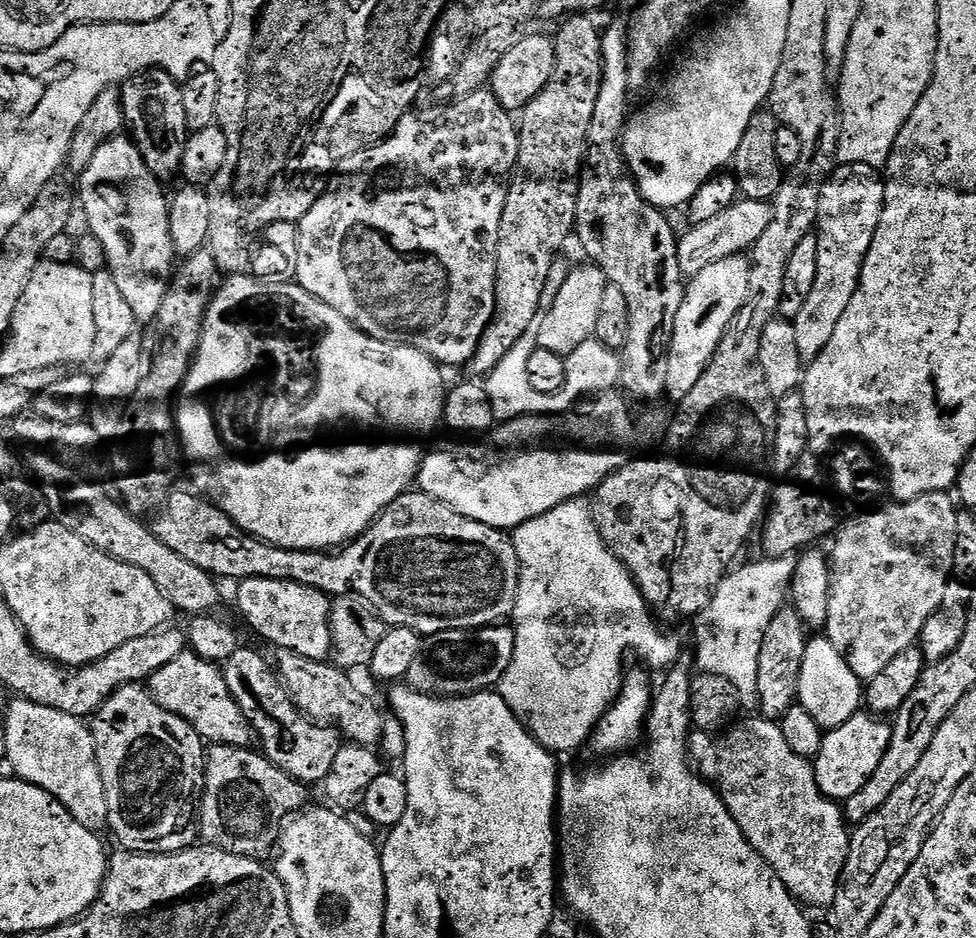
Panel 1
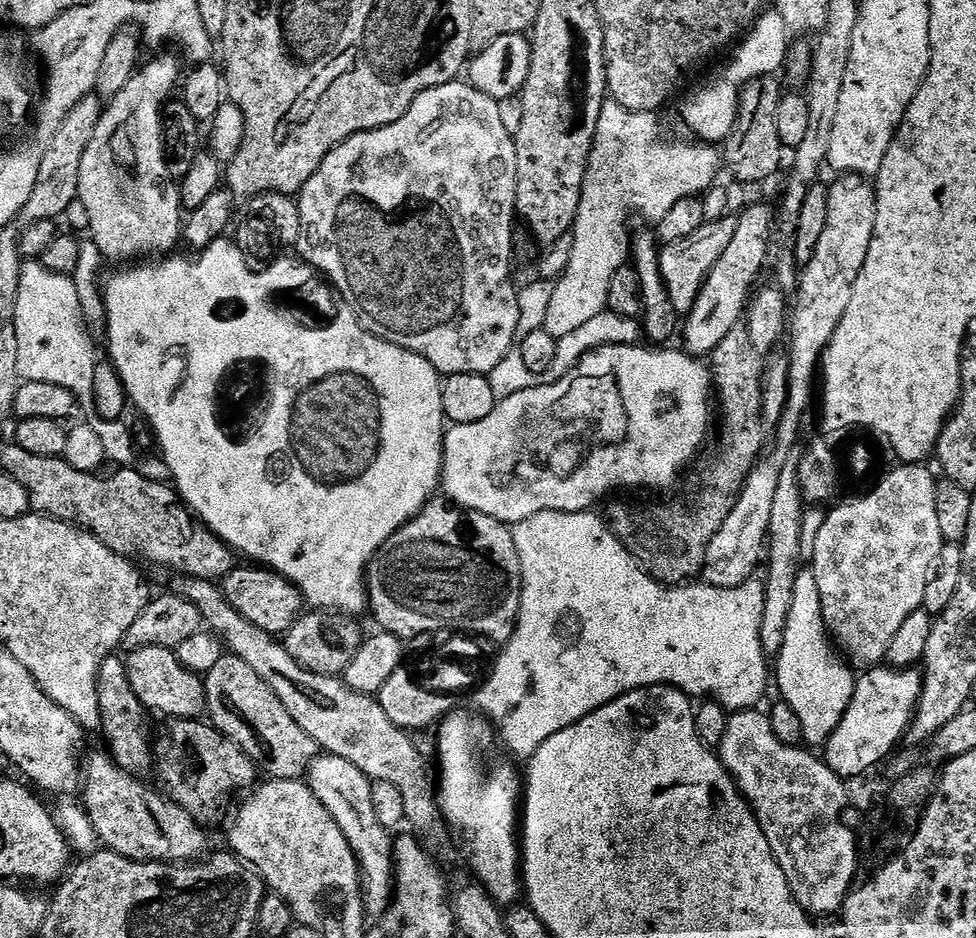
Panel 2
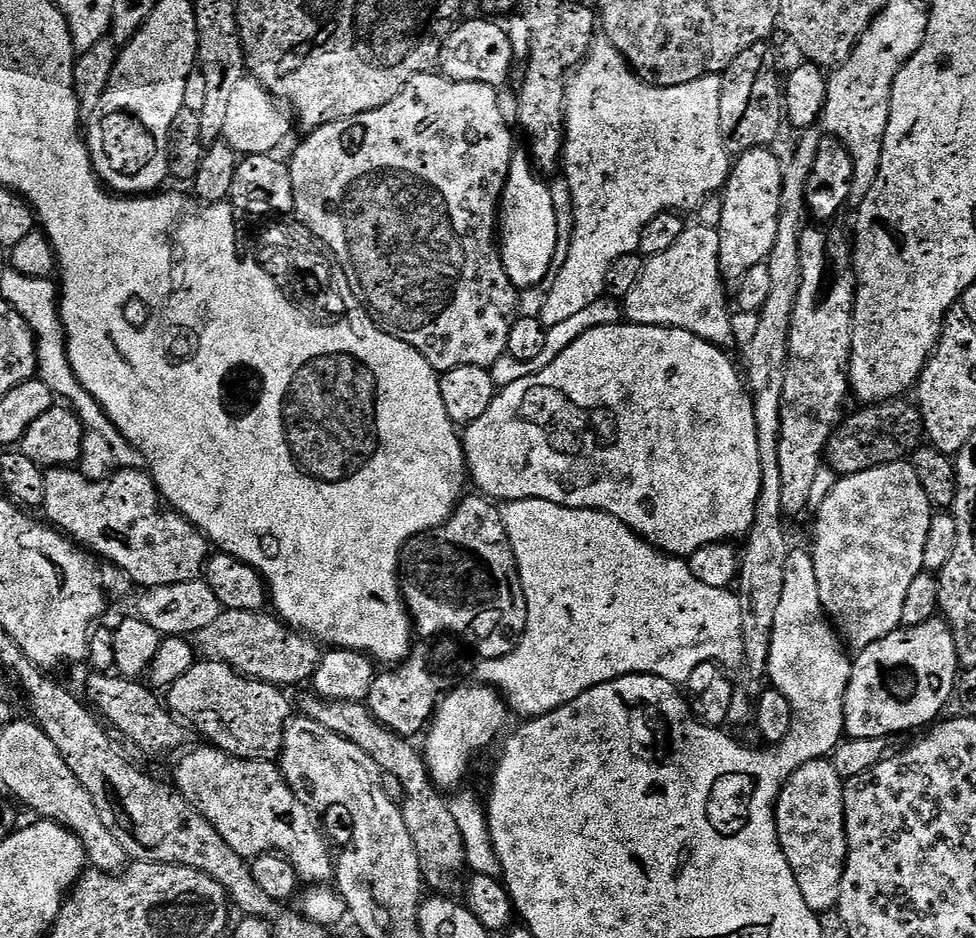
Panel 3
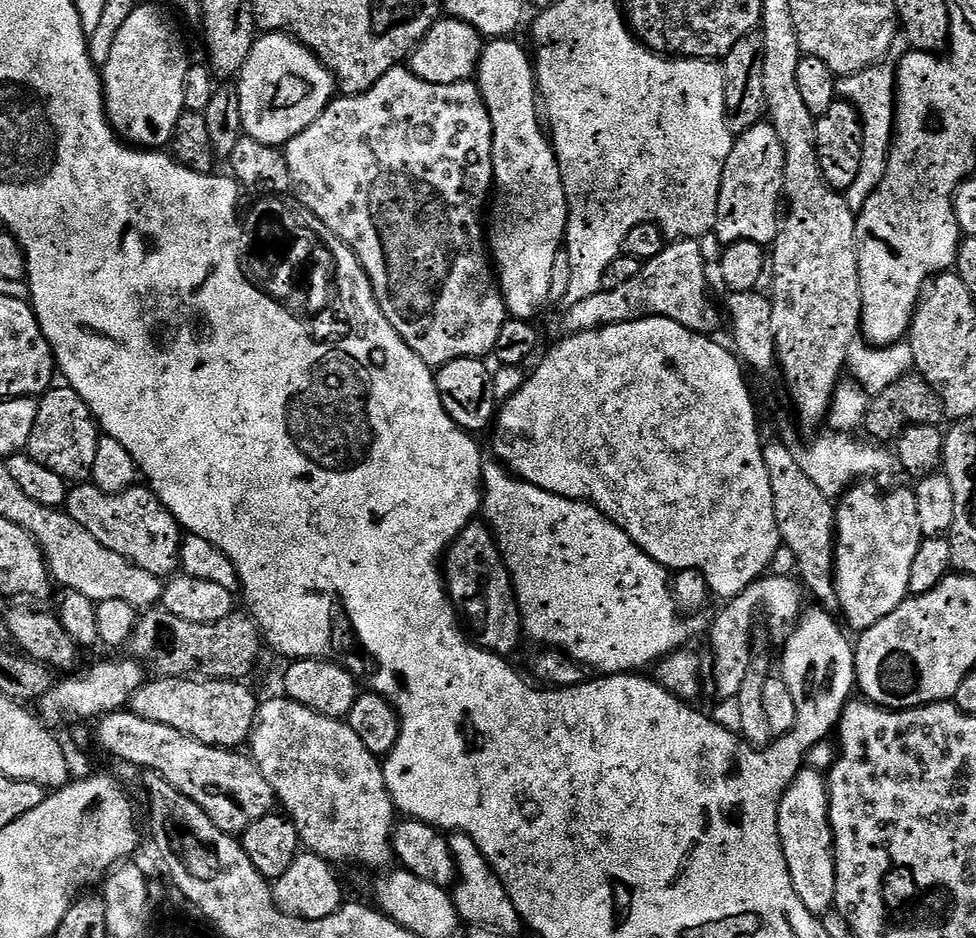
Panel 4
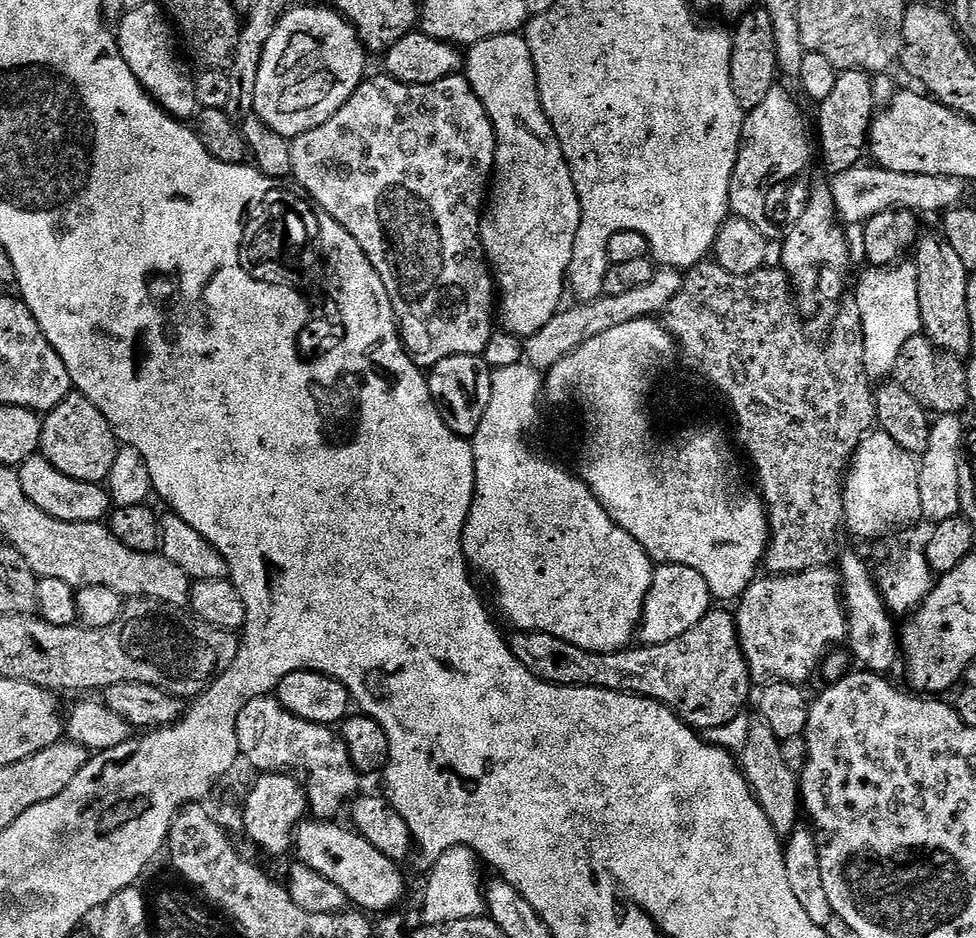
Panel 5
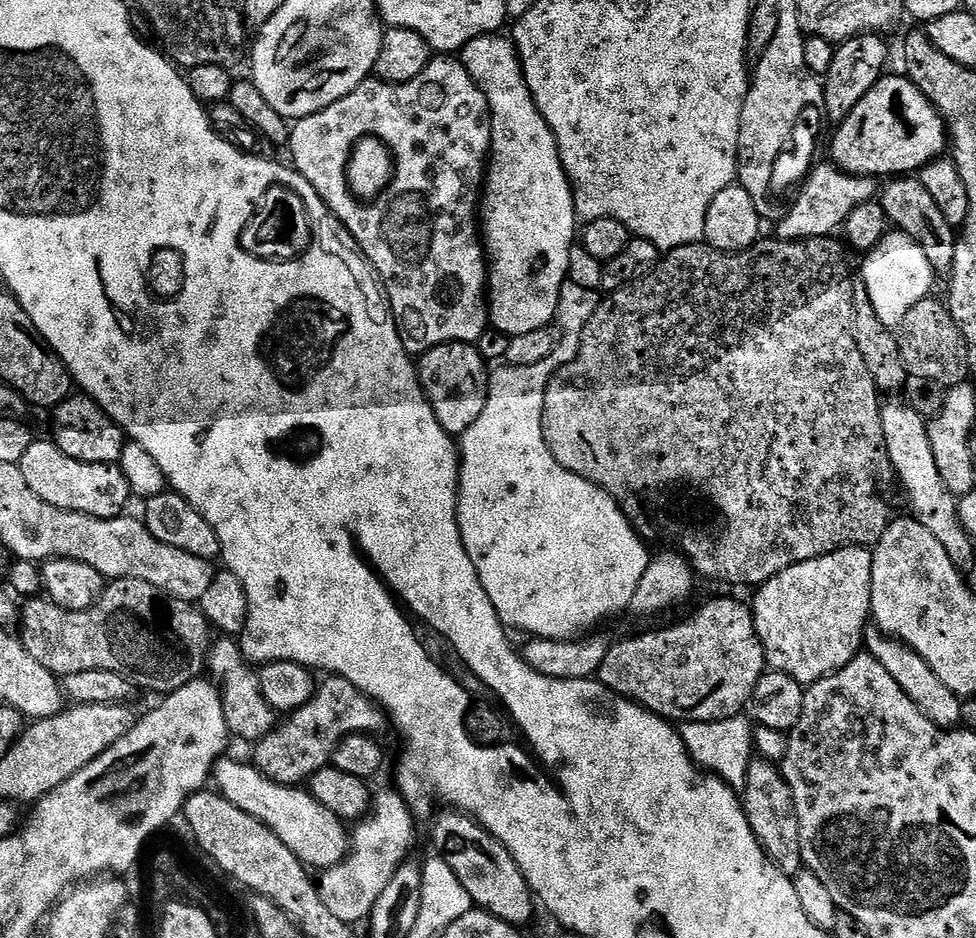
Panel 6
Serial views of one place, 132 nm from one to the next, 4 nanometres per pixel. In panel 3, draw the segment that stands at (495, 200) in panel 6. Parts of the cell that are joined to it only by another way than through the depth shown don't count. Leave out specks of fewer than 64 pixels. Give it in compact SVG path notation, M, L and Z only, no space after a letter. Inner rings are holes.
M513 151L510 174L500 200L498 247L502 266L518 290L532 288L544 279L547 281L558 260L556 247L560 244L560 220L556 217L556 200L543 179L545 177L534 167L527 151Z

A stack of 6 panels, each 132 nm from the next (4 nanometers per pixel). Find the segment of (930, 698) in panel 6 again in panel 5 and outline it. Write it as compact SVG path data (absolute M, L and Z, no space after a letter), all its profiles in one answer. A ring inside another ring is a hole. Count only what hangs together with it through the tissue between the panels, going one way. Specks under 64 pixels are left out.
M856 556L846 559L842 566L841 573L841 600L844 603L844 613L848 619L847 647L853 656L861 663L865 671L877 674L888 674L897 662L900 662L902 648L898 626L884 604L883 596L880 595L879 585L872 577L863 560Z

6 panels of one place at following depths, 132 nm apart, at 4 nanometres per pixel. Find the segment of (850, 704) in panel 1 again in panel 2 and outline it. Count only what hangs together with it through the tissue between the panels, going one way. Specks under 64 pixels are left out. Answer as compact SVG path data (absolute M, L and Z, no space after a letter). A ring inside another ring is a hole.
M801 570L794 582L794 606L790 608L786 638L780 655L775 657L774 668L775 671L777 668L778 671L784 672L784 684L790 691L804 692L807 688L813 688L813 692L802 693L800 704L798 703L804 744L827 744L850 706L856 689L856 676L830 639L829 630L824 624L818 582L810 570Z

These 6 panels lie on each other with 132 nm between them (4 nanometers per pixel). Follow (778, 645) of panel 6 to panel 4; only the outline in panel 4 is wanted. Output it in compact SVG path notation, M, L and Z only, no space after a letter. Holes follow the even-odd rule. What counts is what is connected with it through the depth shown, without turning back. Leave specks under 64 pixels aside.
M765 575L763 578L751 584L742 594L738 594L733 600L727 601L723 605L724 609L716 616L716 621L712 624L712 664L710 660L710 672L712 668L712 680L717 694L731 701L735 699L738 690L741 689L742 681L746 678L746 670L750 670L750 662L752 661L752 653L754 651L754 639L752 640L752 623L756 620L756 611L760 607L764 607L768 611L768 620L776 628L787 629L789 626L795 625L800 619L800 613L806 607L806 589L799 579L791 580L788 576L772 576Z

